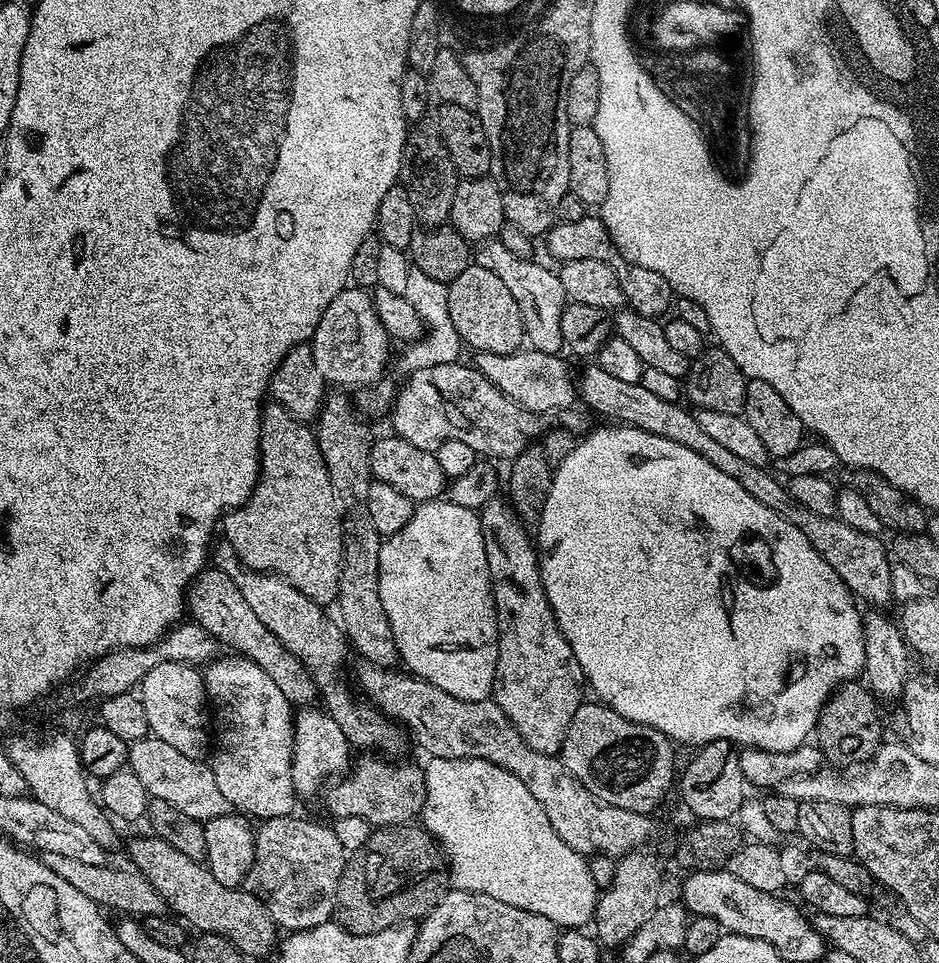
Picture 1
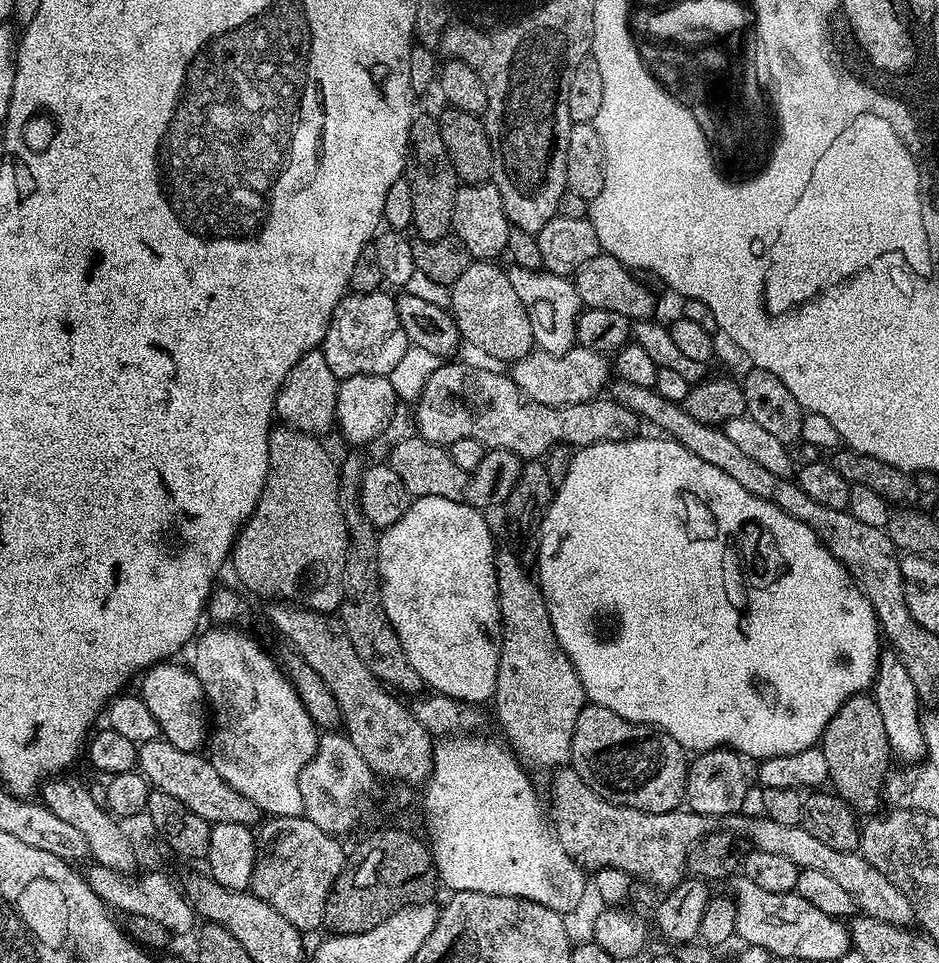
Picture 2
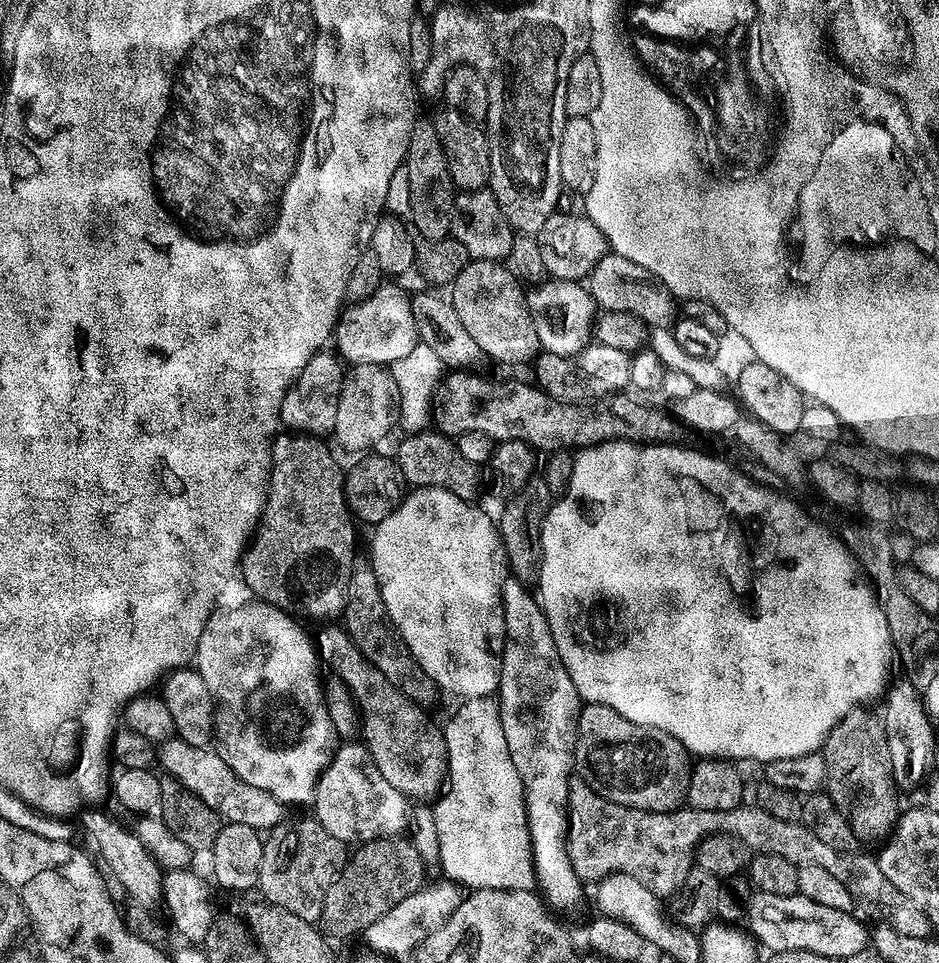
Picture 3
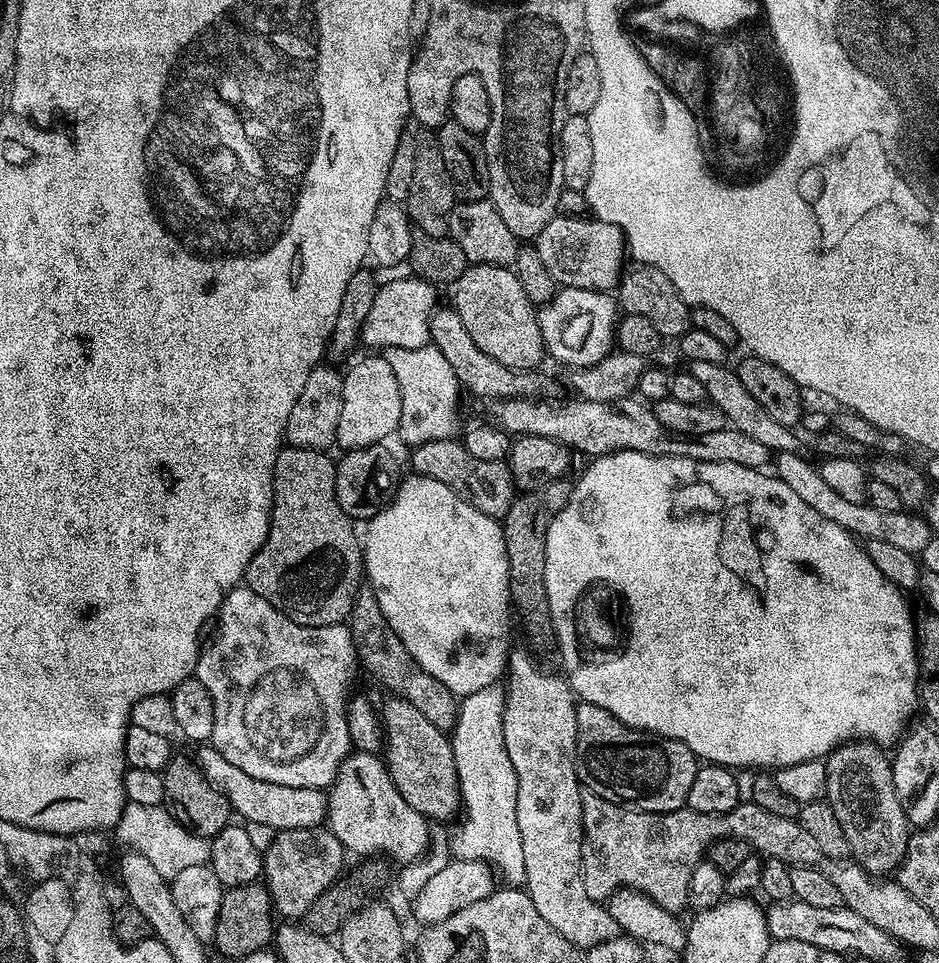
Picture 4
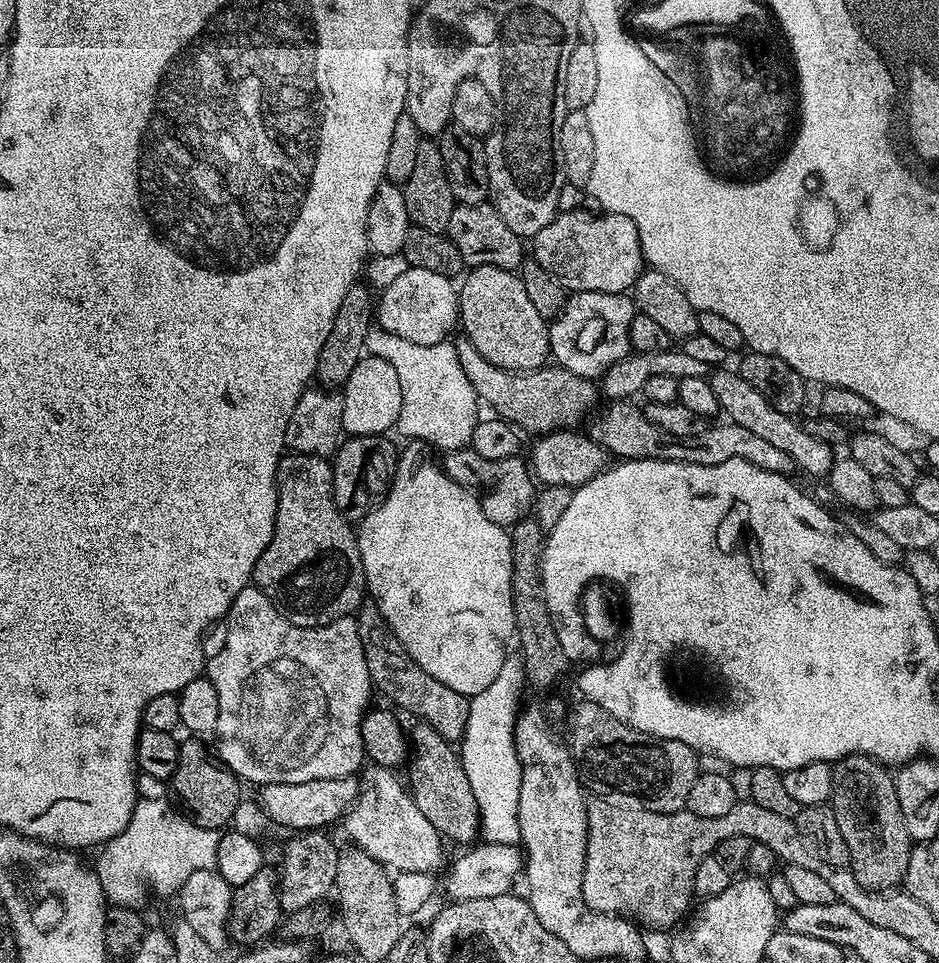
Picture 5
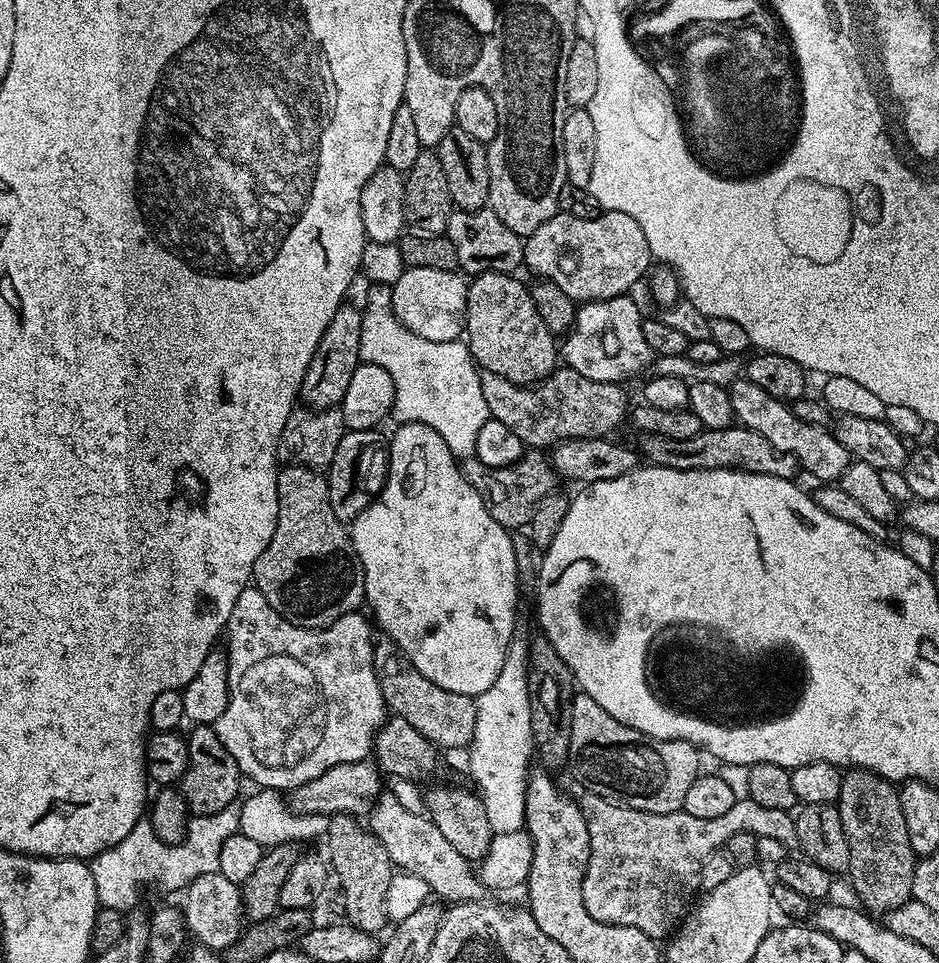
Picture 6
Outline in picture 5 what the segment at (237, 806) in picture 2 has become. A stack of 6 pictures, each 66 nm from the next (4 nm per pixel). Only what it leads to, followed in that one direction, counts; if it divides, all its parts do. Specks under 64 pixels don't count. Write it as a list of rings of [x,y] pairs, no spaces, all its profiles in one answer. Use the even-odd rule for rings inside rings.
[[[355,775],[326,778],[301,784],[266,784],[259,789],[258,803],[263,815],[284,828],[297,828],[297,833],[308,834],[311,828],[324,828],[341,819],[356,801],[358,780]]]

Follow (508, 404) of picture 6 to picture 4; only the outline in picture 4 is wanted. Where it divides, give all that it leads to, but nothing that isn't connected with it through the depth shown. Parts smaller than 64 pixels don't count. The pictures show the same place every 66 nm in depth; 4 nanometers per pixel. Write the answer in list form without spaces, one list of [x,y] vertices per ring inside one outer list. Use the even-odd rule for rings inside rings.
[[[437,307],[432,313],[430,344],[431,347],[442,350],[442,355],[446,357],[446,362],[450,362],[450,367],[454,369],[454,374],[465,393],[493,396],[491,399],[496,402],[520,397],[540,398],[545,395],[544,387],[548,384],[546,377],[539,376],[539,371],[536,370],[507,368],[502,366],[502,362],[494,362],[494,358],[486,354],[486,350],[478,350],[478,342],[474,342],[474,338],[470,338],[470,333],[466,331],[466,326],[462,326],[462,318],[458,318],[455,307],[447,307]]]

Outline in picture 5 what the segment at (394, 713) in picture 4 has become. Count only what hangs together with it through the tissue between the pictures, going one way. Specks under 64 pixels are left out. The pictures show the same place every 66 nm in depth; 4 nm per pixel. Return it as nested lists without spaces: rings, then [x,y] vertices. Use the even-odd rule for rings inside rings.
[[[423,722],[413,725],[410,728],[412,757],[407,765],[407,783],[410,785],[414,806],[422,810],[423,816],[430,821],[430,826],[434,826],[434,830],[438,830],[445,841],[453,840],[456,844],[464,844],[460,846],[471,845],[480,836],[480,811],[474,790],[470,790],[470,778],[466,778],[459,751],[450,741],[442,738],[434,726]]]

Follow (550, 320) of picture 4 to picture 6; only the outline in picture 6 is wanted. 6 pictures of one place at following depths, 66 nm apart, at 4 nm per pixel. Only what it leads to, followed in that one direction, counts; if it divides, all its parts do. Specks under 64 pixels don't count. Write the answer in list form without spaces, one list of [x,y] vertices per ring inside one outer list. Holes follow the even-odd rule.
[[[631,295],[589,300],[576,309],[576,319],[559,345],[563,363],[594,382],[620,384],[653,367],[654,353],[643,334],[640,308]]]

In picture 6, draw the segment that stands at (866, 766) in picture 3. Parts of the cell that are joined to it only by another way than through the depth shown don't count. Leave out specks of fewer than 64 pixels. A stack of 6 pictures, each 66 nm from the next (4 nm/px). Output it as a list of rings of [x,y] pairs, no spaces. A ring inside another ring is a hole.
[[[854,768],[842,775],[842,790],[838,801],[842,830],[846,834],[846,842],[850,846],[850,866],[847,879],[852,879],[852,888],[869,913],[887,914],[907,900],[912,899],[912,883],[917,857],[910,850],[910,837],[906,835],[906,818],[902,818],[902,802],[897,785],[878,774],[868,772],[864,768]]]

